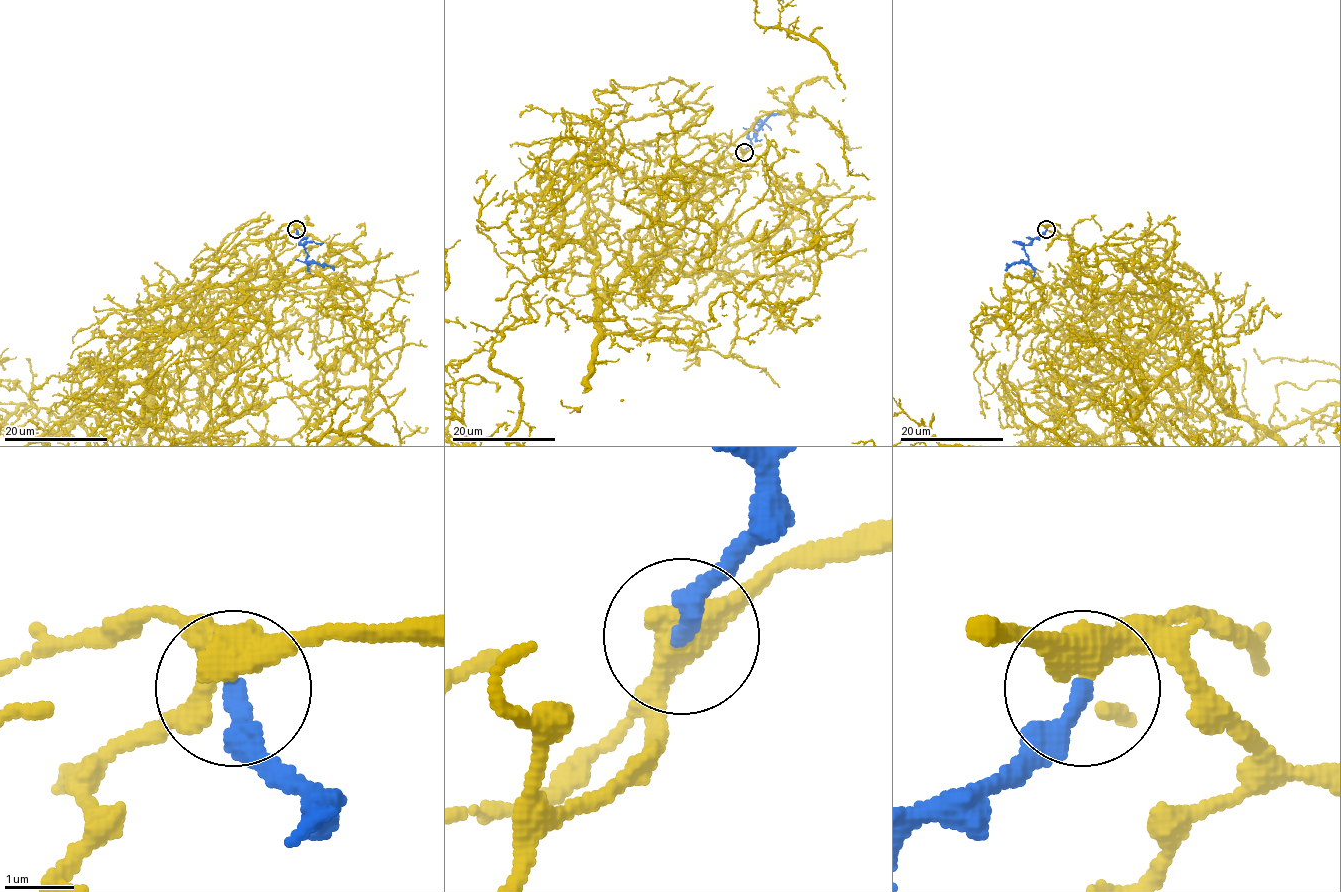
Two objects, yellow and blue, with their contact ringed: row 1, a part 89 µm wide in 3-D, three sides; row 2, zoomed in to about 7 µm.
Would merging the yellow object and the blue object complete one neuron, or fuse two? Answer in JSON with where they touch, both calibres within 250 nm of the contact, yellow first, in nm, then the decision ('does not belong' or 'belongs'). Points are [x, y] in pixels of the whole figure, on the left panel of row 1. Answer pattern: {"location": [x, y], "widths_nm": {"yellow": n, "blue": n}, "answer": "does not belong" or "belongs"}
{"location": [296, 229], "widths_nm": {"yellow": 500, "blue": 300}, "answer": "belongs"}

